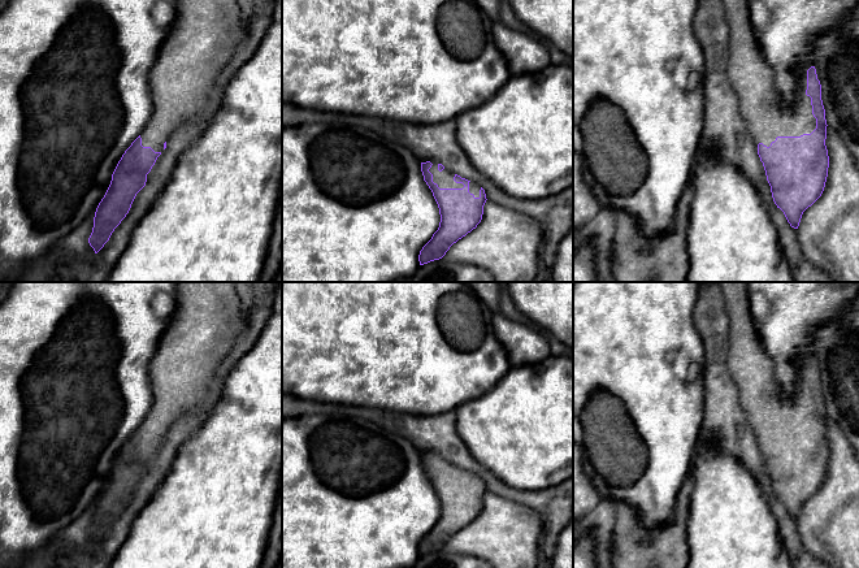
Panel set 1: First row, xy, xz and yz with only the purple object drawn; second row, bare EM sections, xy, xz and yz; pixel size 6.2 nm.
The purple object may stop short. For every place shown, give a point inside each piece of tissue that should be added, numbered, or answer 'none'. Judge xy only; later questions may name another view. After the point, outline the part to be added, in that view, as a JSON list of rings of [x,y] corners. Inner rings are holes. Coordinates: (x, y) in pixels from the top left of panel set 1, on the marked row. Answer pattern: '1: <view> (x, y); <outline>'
1: xy (204, 34); [[[175,0],[177,16],[149,71],[153,110],[140,133],[142,146],[155,152],[187,121],[205,109],[216,78],[234,55],[243,35],[242,9],[237,0]]]

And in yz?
1: yz (753, 78); [[[723,0],[723,5],[729,27],[726,71],[756,149],[759,143],[769,147],[777,136],[811,134],[816,129],[816,118],[806,90],[807,70],[814,64],[802,62],[794,103],[784,108],[776,91],[775,70],[754,34],[750,0]]]

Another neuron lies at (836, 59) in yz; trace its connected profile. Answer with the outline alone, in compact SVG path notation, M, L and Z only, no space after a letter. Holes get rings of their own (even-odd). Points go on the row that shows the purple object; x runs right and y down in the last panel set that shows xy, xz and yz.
M859 1L838 26L817 38L814 66L821 84L827 125L840 135L859 166Z

